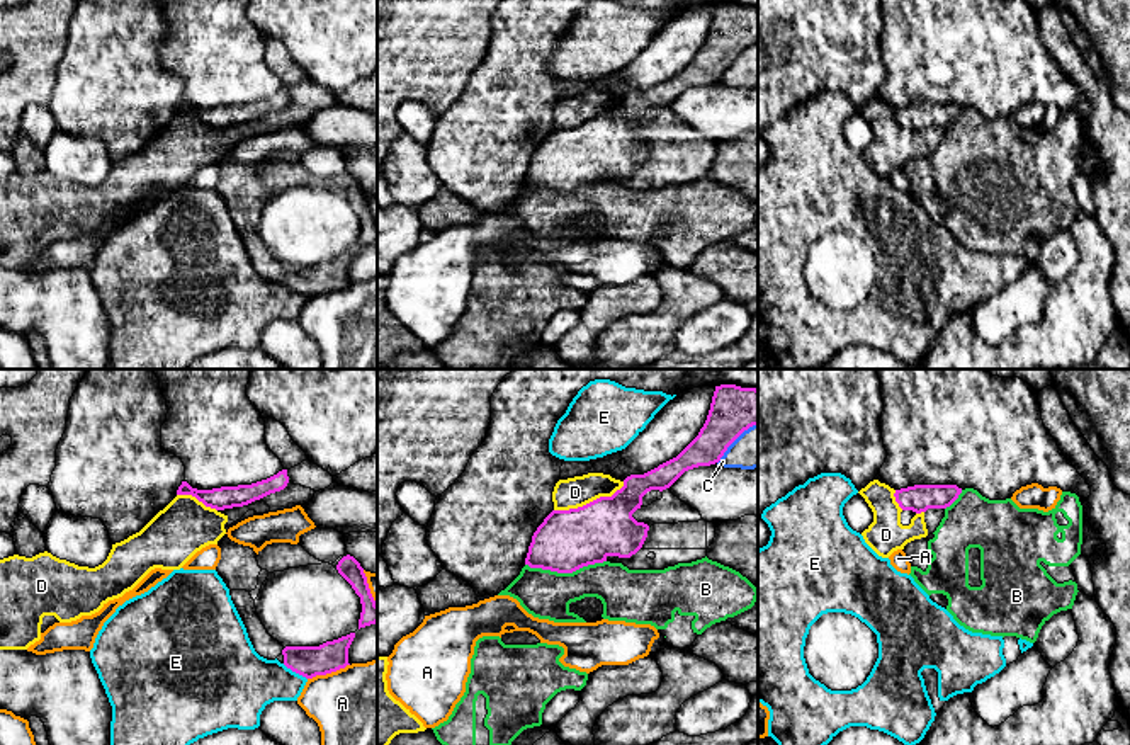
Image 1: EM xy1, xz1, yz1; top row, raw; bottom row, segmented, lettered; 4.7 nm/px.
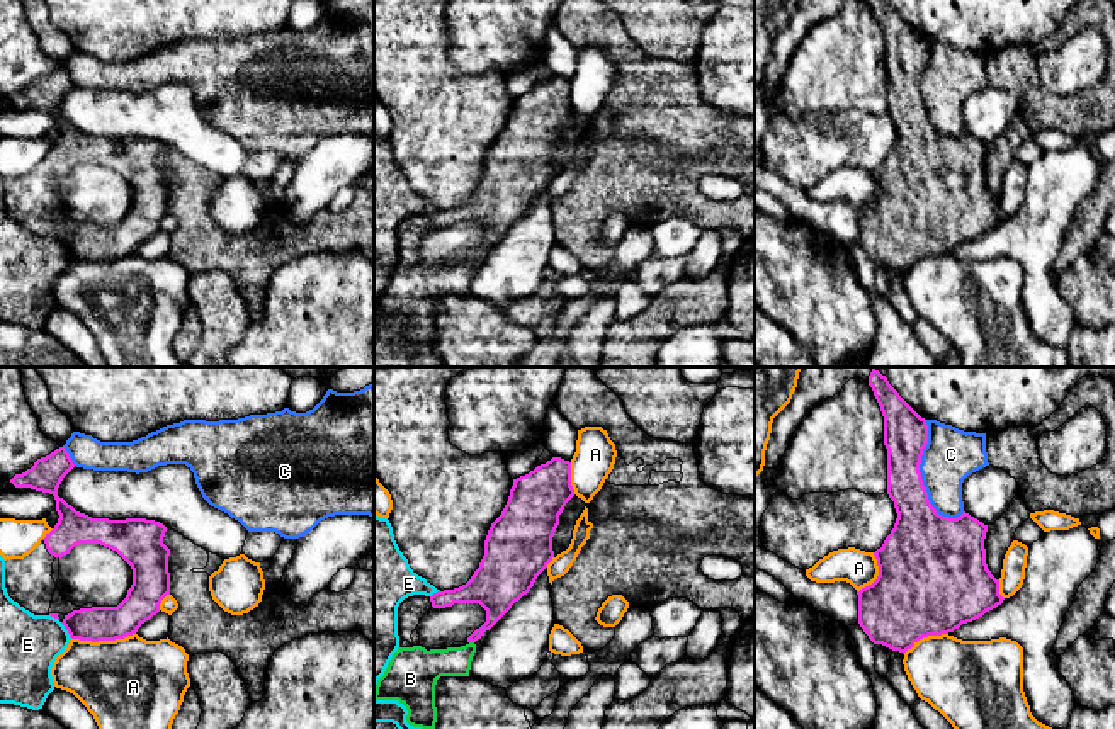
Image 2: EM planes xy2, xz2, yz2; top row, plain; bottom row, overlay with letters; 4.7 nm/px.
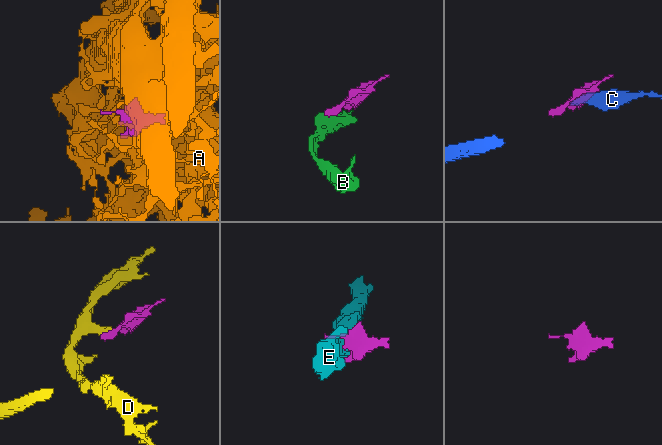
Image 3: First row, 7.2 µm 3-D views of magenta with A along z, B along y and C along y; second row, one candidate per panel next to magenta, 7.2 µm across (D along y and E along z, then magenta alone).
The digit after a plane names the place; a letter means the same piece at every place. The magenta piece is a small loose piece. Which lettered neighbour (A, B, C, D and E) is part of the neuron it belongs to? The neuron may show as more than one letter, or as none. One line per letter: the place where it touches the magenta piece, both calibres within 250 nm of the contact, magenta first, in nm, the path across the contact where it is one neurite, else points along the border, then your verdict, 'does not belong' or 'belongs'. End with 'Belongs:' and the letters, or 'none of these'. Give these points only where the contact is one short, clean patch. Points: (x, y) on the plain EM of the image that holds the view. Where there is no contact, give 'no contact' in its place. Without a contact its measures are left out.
A: meets magenta in xy2 at (102, 259); 160 nm thick on the magenta side, 440 nm on the other; does not belong
B: meets magenta in xz1 at (564, 191); 280 nm thick on the magenta side, 240 nm on the other; belongs
C: meets magenta in yz2 at (920, 96); 240 nm thick on the magenta side, 260 nm on the other; does not belong
D: meets magenta in xz1 at (590, 121); 280 nm thick on the magenta side, 140 nm on the other; border along xz1 (624, 101), (610, 114), (600, 114), (581, 125), (554, 130); does not belong
E: meets magenta in xy2 at (63, 243); 160 nm thick on the magenta side, 280 nm on the other; does not belong
Belongs: B

